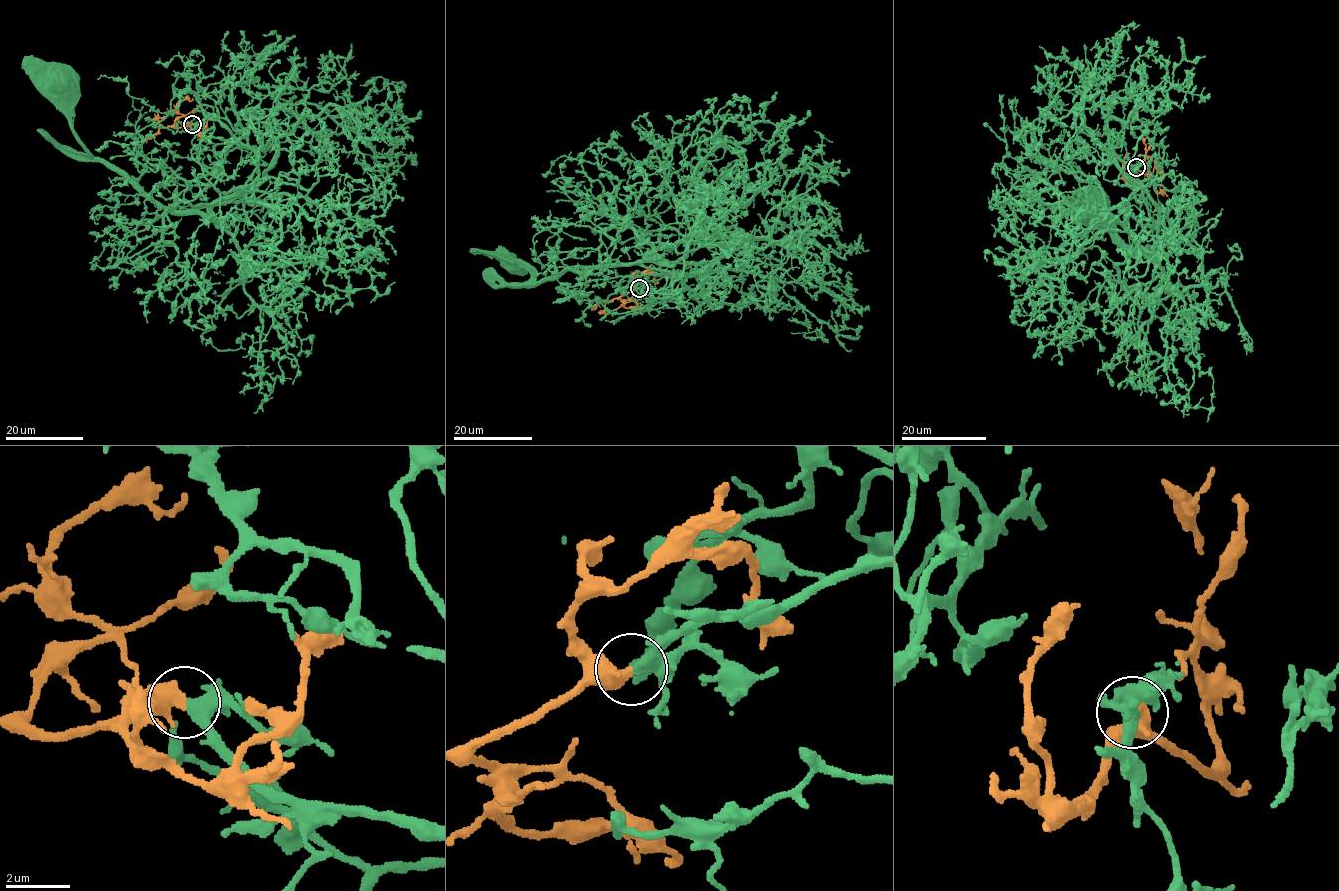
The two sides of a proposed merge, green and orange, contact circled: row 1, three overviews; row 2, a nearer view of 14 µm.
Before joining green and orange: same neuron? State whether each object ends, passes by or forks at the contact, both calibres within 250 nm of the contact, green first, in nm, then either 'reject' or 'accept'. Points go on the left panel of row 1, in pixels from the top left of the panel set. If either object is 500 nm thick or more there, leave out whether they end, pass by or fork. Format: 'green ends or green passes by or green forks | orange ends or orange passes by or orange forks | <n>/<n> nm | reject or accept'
320/550 nm | accept

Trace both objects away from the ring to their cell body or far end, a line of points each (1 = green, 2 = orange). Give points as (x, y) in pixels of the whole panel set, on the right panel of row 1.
1: (1136, 167), (1136, 174), (1114, 155), (1158, 211), (1156, 266), (1149, 247), (1125, 243), (1090, 208)
2: (1136, 167), (1145, 175), (1148, 173), (1144, 139), (1147, 135)

